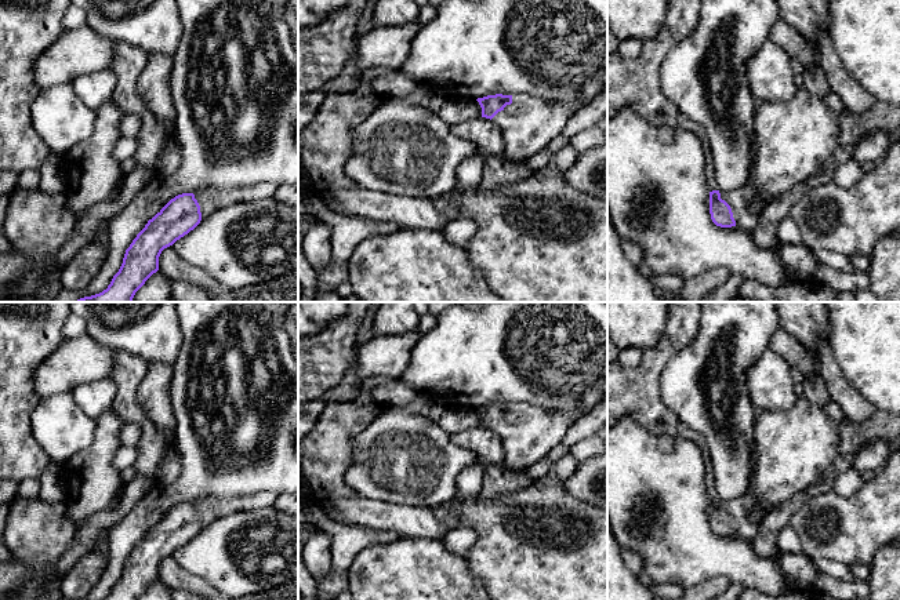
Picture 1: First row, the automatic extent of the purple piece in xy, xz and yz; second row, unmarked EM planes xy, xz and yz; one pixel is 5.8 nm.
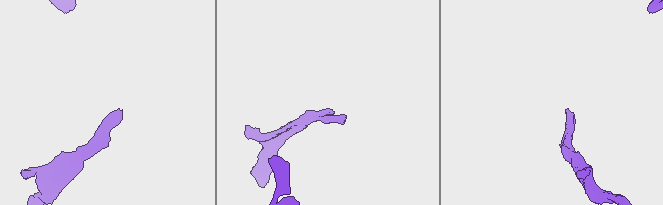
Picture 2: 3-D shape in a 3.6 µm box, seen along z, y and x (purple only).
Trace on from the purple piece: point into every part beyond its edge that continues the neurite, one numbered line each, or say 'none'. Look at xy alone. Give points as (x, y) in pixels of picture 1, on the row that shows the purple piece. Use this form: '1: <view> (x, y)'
1: xy (210, 199)

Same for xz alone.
1: xz (527, 124)

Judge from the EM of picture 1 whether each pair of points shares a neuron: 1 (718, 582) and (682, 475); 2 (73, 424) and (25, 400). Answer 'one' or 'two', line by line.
1: two
2: two

